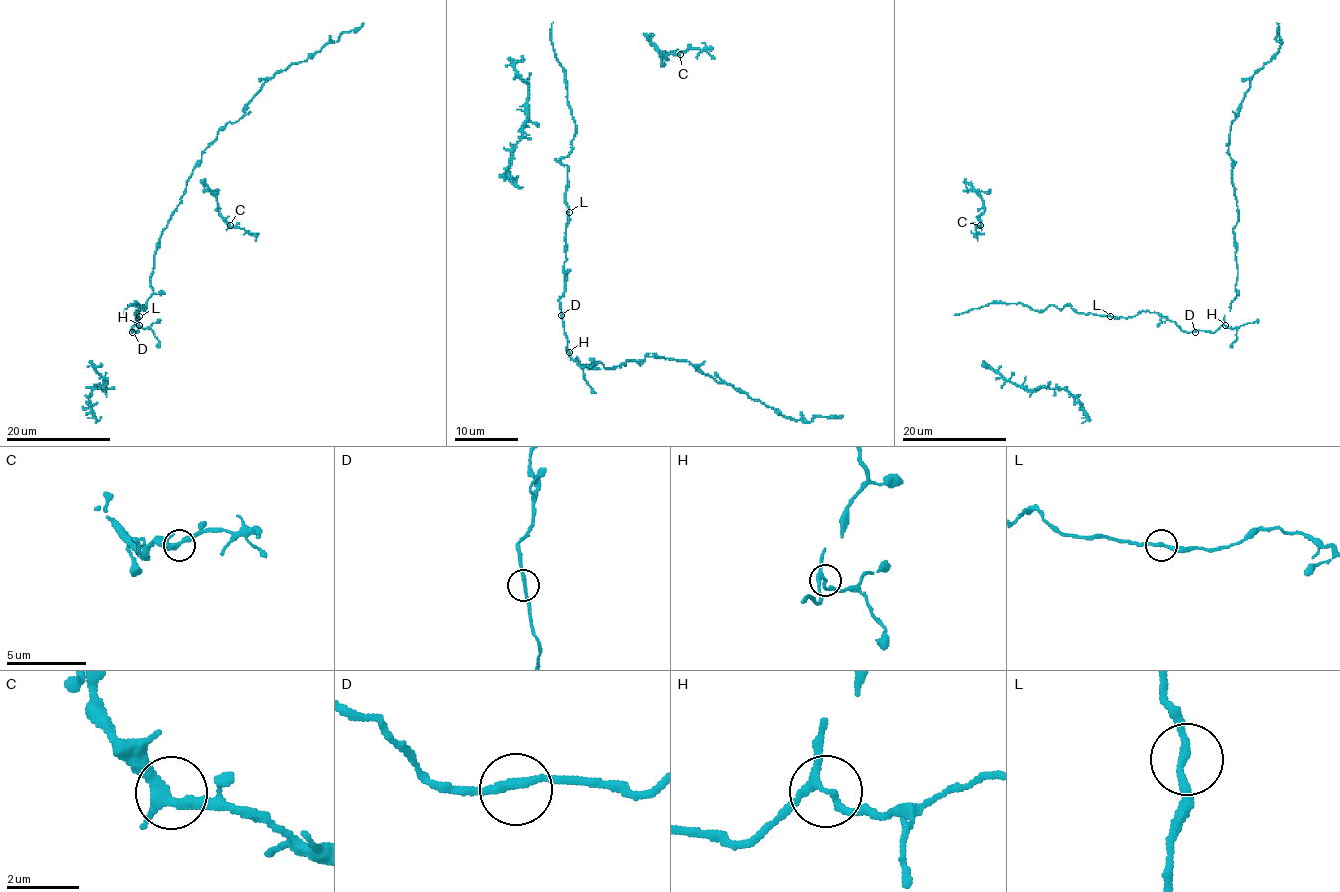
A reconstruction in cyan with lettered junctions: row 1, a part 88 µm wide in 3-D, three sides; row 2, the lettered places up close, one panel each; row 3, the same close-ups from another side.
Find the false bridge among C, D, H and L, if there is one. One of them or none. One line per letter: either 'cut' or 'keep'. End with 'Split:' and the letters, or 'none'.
C: keep
D: keep
H: keep
L: keep
Split: none

